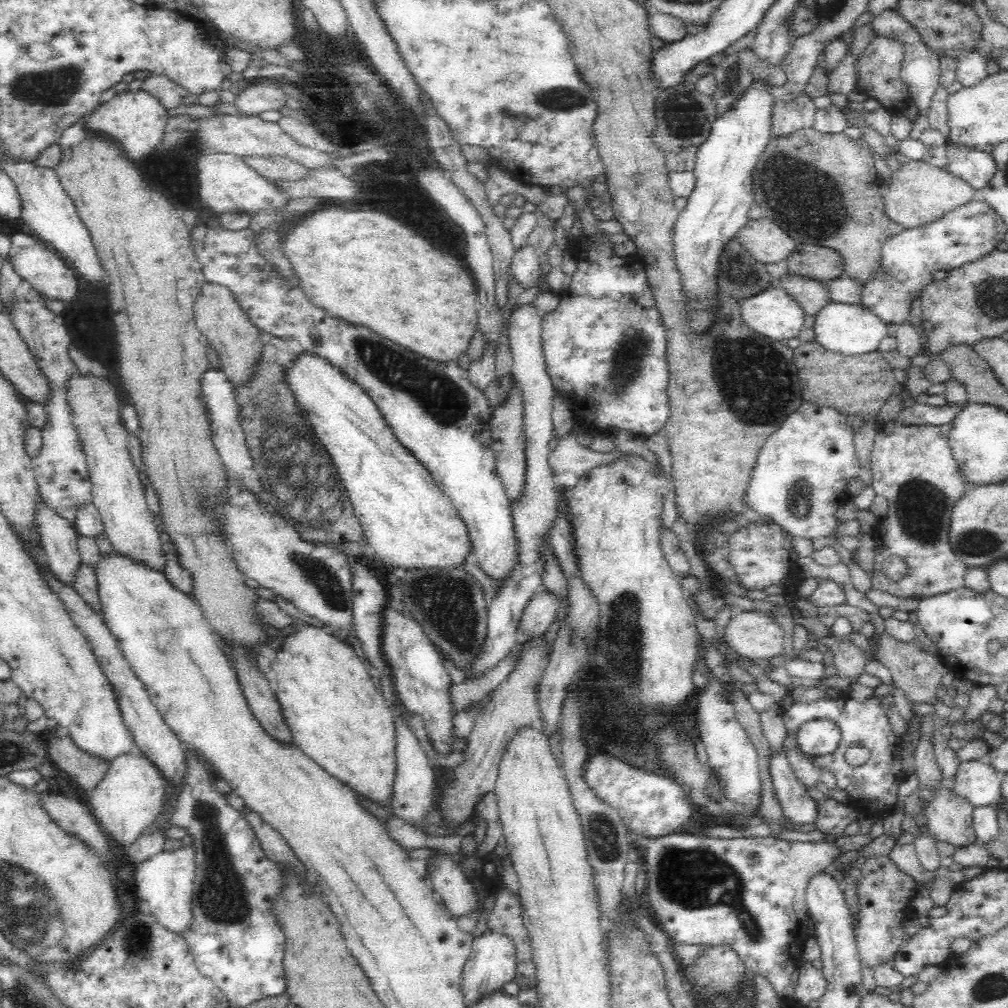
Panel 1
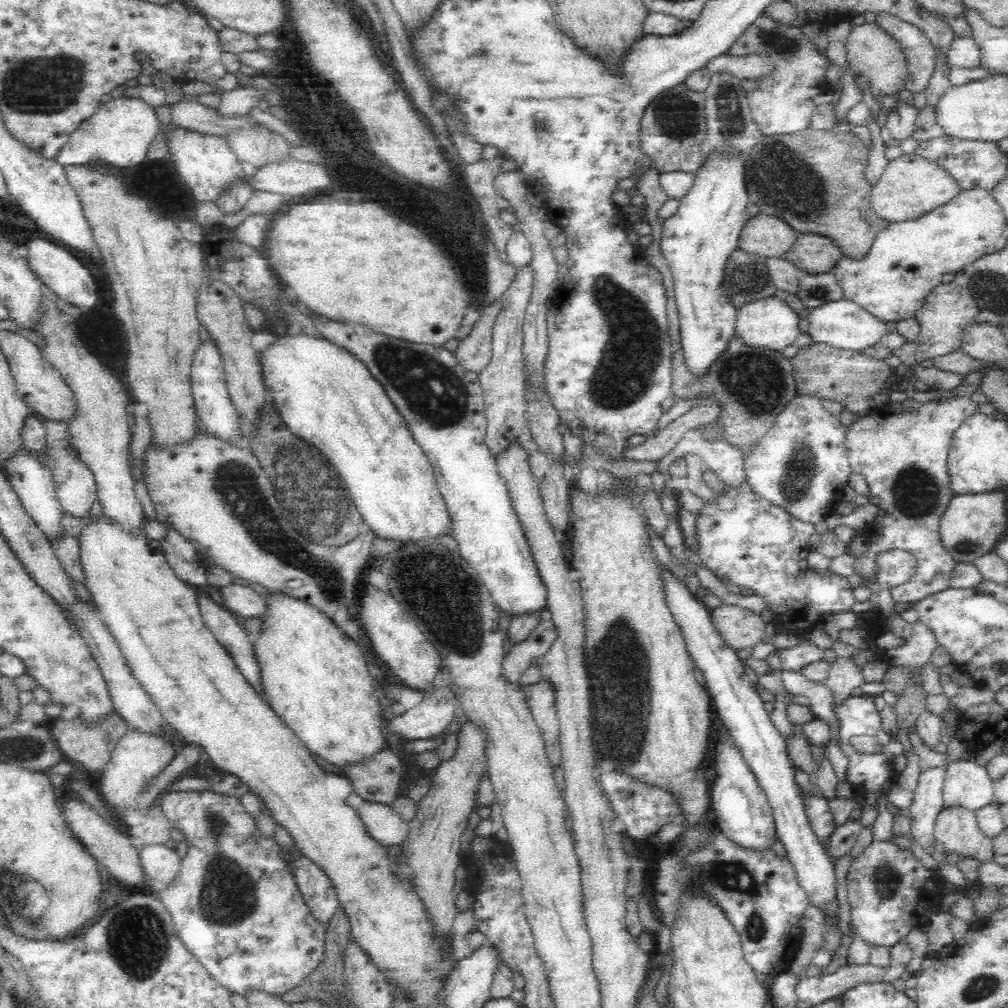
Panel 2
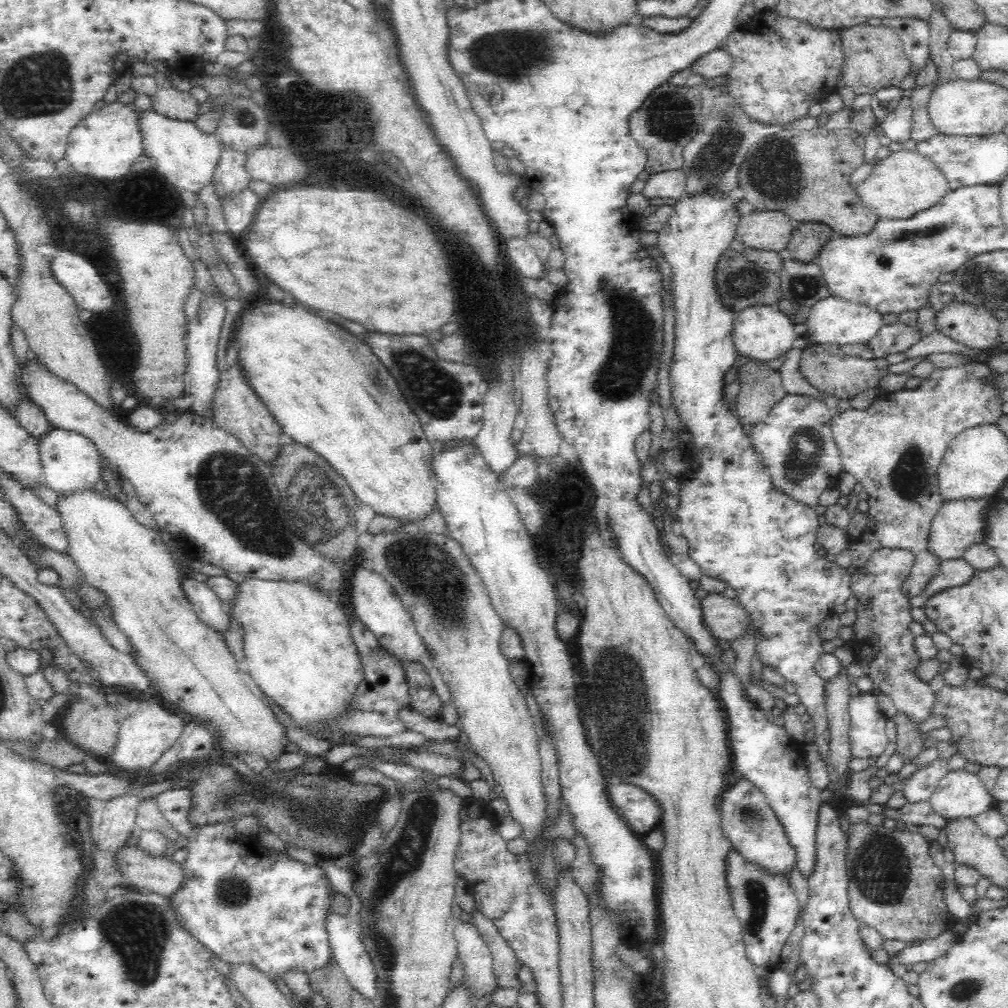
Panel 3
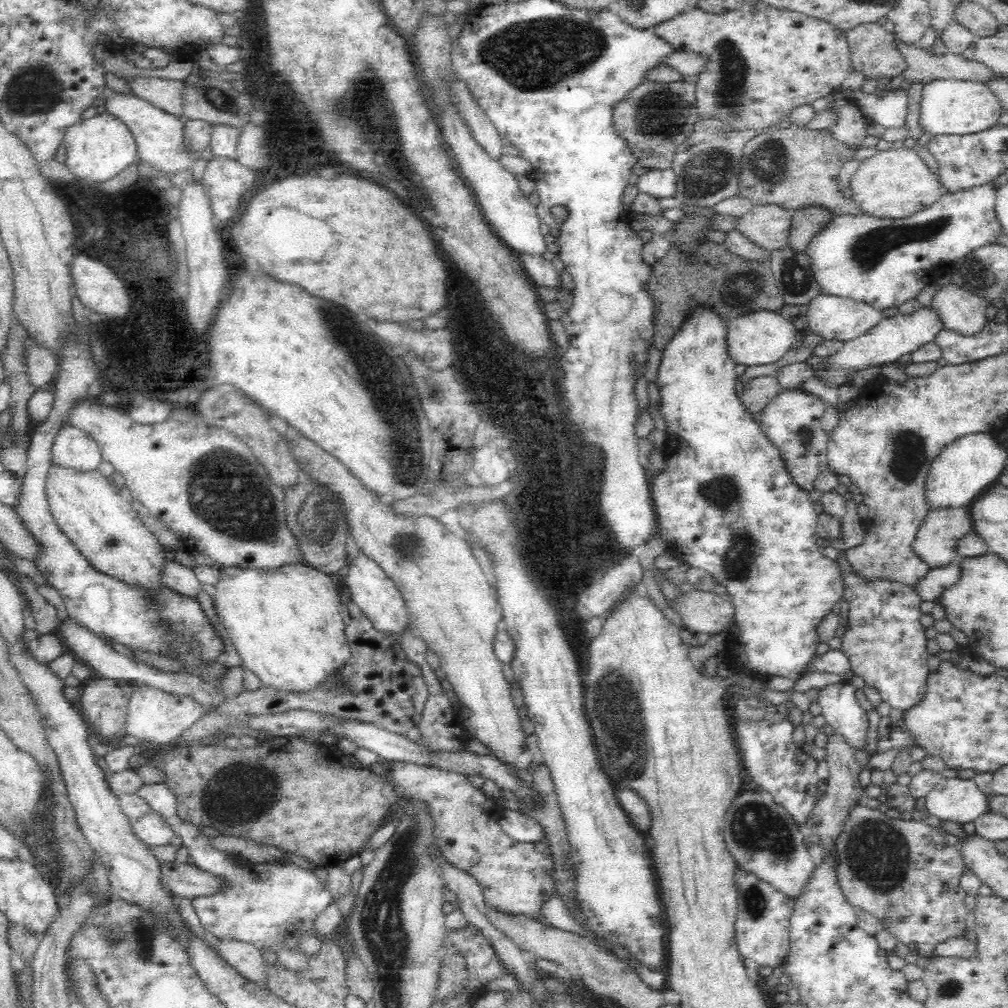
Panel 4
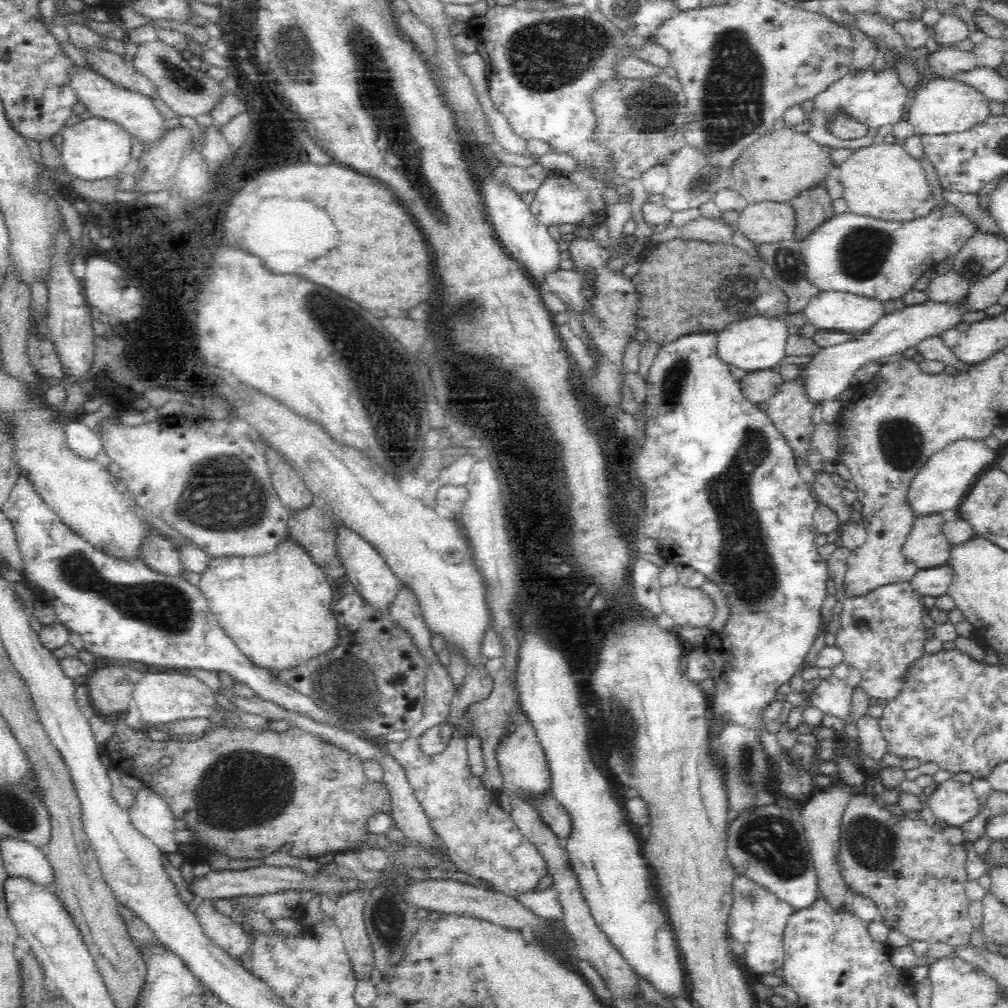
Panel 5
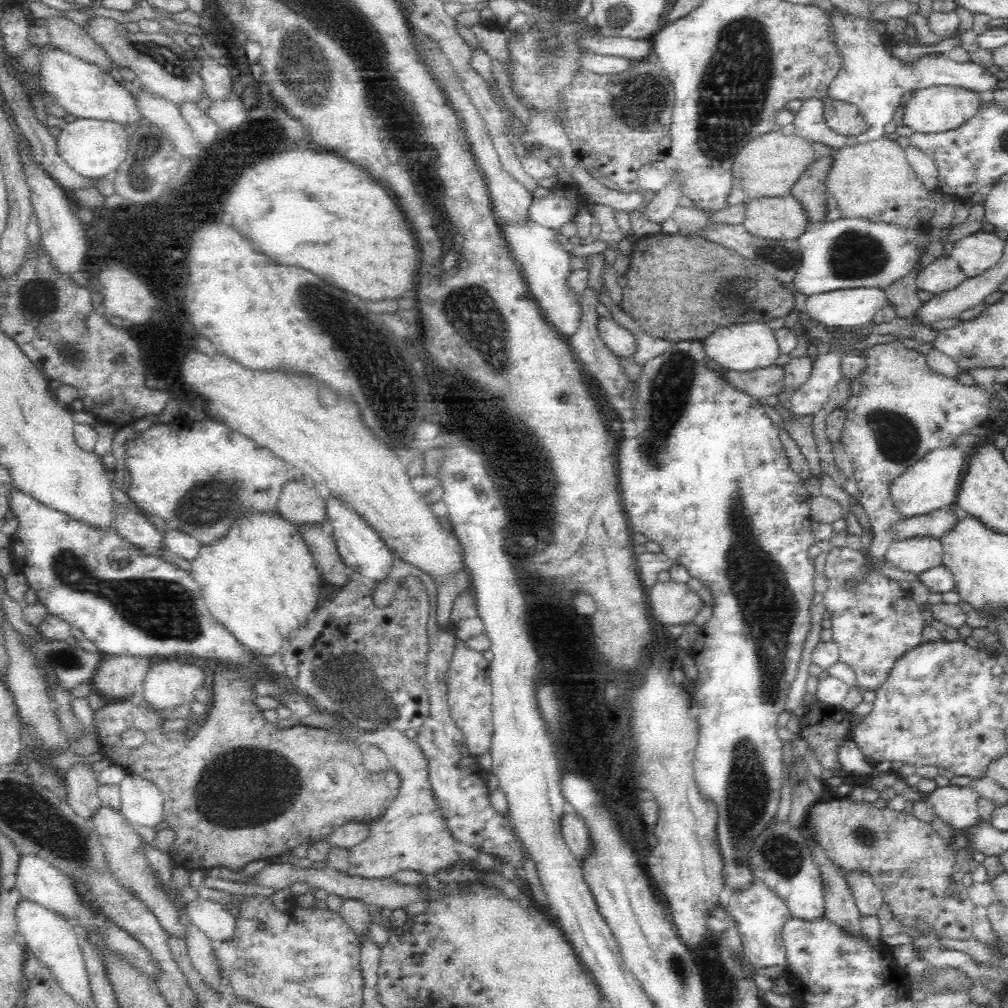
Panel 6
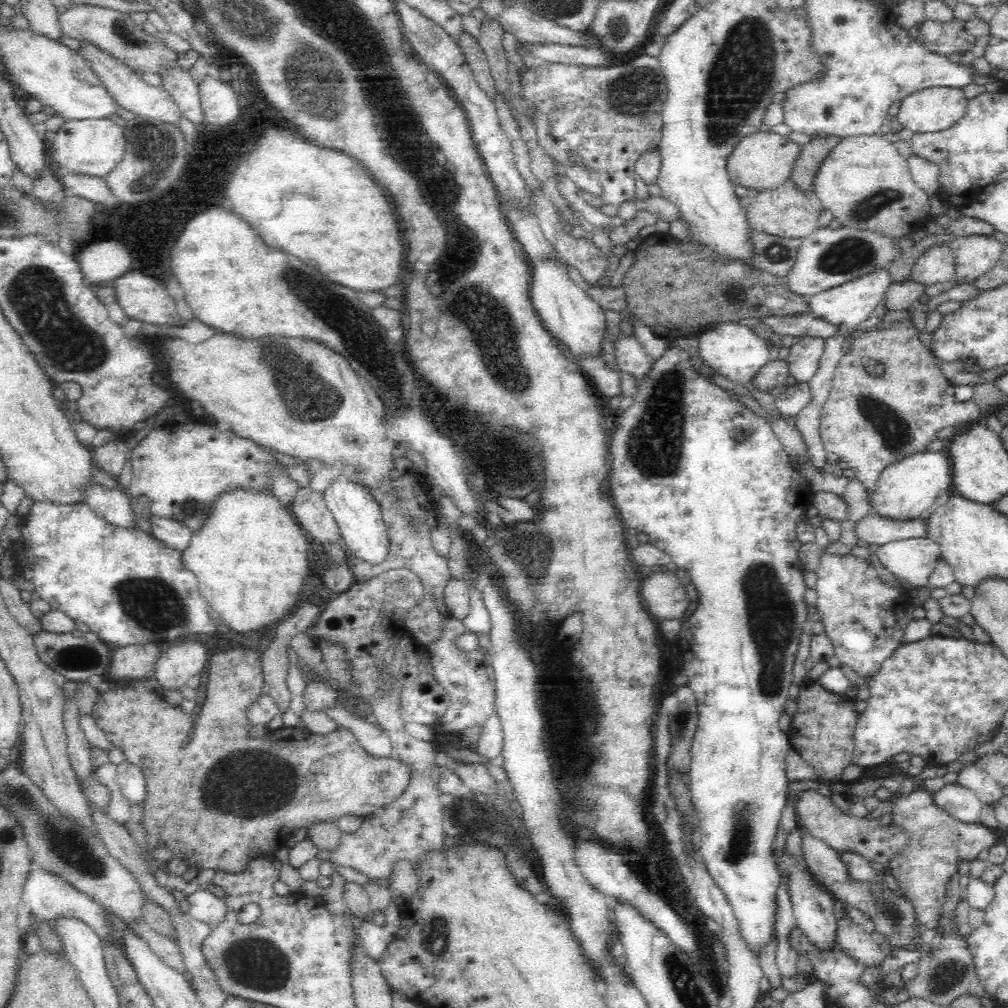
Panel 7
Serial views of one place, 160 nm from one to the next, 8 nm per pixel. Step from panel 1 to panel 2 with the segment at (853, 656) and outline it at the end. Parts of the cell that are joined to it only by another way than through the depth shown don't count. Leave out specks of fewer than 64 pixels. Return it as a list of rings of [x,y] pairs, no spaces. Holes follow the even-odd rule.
[[[830,656],[831,668],[829,675],[823,680],[832,692],[832,709],[840,708],[852,694],[854,688],[863,684],[861,669],[856,666],[851,657]]]

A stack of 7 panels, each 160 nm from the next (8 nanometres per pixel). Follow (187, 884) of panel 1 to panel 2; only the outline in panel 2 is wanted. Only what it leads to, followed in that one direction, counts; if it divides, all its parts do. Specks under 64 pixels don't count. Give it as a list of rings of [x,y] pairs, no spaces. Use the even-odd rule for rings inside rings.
[[[165,843],[145,844],[139,855],[144,871],[153,879],[155,894],[160,887],[168,886],[180,870],[180,856]]]

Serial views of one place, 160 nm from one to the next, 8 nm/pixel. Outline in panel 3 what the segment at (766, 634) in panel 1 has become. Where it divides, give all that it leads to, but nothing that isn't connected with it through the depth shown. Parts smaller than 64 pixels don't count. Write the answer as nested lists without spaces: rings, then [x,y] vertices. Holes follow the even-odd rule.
[[[709,593],[699,601],[701,624],[713,638],[731,642],[750,631],[747,614],[736,599]]]

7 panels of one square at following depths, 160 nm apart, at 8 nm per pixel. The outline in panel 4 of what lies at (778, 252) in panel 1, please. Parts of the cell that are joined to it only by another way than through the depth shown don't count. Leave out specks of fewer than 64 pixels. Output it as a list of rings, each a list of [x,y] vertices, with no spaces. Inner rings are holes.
[[[775,204],[753,206],[738,218],[737,229],[748,240],[766,251],[789,244],[791,211]]]

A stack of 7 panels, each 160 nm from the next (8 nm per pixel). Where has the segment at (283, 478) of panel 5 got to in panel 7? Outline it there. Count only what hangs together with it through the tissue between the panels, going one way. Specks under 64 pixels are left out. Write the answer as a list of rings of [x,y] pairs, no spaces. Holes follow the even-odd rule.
[[[300,487],[290,512],[305,533],[323,544],[336,544],[344,547],[342,533],[336,520],[326,506],[323,493],[308,487]]]

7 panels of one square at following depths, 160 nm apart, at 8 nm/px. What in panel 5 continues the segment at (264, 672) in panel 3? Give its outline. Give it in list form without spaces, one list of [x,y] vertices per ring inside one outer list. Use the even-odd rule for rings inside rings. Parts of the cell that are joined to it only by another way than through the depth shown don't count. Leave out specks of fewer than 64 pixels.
[[[290,534],[284,535],[269,551],[258,553],[257,555],[216,555],[209,557],[208,564],[205,566],[203,573],[200,573],[199,589],[206,597],[209,609],[215,616],[218,624],[224,629],[224,632],[232,638],[238,645],[242,654],[246,655],[253,664],[260,668],[270,668],[275,673],[286,670],[290,666],[296,666],[300,662],[306,662],[306,659],[315,657],[330,647],[335,645],[337,639],[336,619],[332,614],[331,606],[334,603],[332,597],[332,588],[328,582],[328,577],[324,571],[314,562],[314,559],[308,554],[308,551],[296,542]]]

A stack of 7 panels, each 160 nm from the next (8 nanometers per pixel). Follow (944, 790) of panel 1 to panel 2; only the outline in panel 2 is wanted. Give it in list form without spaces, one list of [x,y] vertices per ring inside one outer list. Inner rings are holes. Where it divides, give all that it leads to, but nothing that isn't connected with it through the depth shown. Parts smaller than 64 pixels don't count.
[[[943,808],[935,822],[935,841],[942,842],[947,853],[958,857],[977,859],[980,863],[992,863],[994,847],[978,826],[975,812],[965,808]]]

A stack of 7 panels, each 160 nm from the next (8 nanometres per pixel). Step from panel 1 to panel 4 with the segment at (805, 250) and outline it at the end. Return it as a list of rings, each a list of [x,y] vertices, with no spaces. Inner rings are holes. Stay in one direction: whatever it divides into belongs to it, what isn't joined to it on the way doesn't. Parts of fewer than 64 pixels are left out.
[[[806,205],[791,210],[793,219],[789,245],[796,252],[804,251],[810,239],[834,218],[834,212],[820,205]]]

